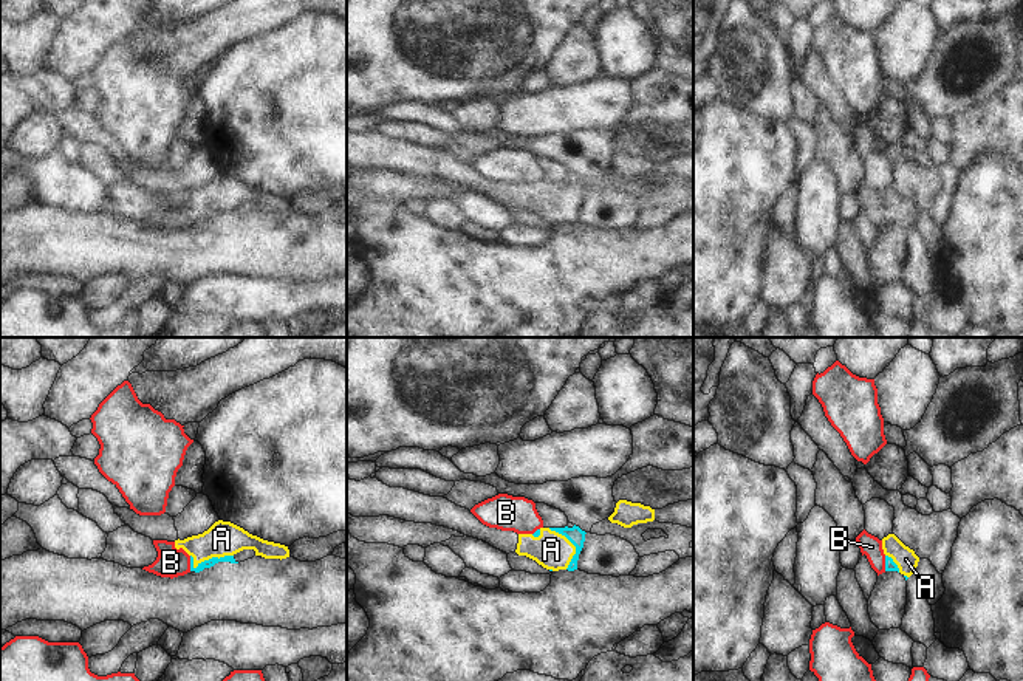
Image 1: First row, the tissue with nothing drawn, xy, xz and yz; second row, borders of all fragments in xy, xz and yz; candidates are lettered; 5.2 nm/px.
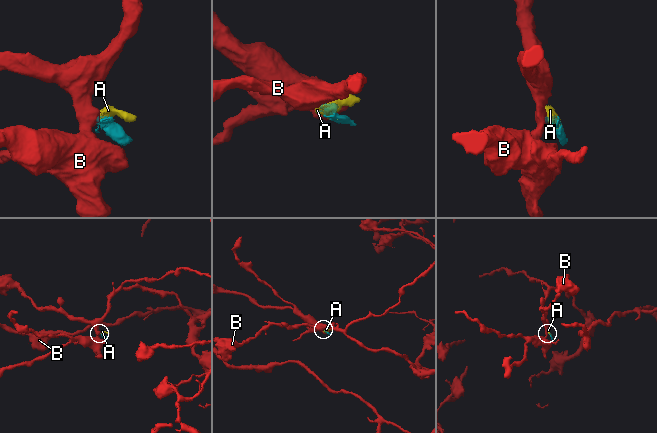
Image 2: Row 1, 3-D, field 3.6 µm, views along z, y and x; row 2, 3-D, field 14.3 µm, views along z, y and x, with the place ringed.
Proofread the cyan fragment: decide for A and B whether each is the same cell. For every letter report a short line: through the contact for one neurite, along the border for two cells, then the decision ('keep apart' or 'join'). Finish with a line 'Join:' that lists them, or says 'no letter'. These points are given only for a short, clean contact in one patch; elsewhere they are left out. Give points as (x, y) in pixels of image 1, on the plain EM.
A: line xy (211, 215), (212, 211), (212, 203), (222, 192); join
B: line xy (189, 209), (191, 223); keep apart
Join: A

